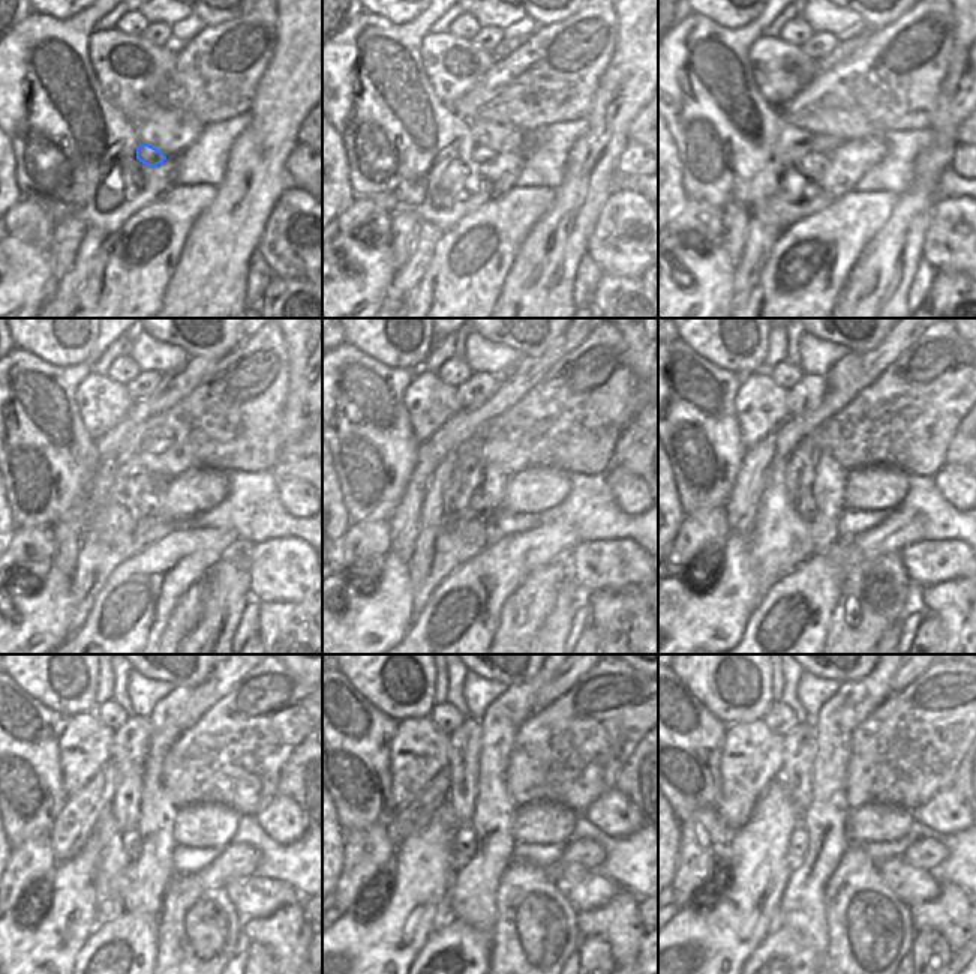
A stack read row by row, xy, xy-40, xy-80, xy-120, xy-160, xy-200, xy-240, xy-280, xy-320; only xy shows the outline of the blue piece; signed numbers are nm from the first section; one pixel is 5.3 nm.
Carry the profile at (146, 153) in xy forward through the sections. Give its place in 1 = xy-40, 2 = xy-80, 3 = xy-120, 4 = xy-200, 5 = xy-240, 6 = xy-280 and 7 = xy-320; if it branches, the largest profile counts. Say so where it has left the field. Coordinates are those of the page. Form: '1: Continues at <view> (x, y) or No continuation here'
1: Continues at xy-40 (480, 155)
2: Continues at xy-80 (816, 162)
3: Continues at xy-120 (147, 502)
4: Continues at xy-200 (804, 506)
5: Continues at xy-240 (131, 841)
6: Continues at xy-280 (464, 847)
7: Continues at xy-320 (798, 845).

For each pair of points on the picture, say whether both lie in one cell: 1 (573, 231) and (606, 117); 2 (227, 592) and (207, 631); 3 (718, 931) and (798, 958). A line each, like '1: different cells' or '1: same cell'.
1: same cell
2: same cell
3: different cells

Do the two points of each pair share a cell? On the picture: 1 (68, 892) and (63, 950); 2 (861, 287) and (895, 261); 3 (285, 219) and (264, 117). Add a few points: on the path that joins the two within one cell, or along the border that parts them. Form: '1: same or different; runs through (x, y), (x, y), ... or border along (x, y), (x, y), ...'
1: same; runs through (68, 907), (66, 935)
2: same; runs through (870, 287), (886, 270)
3: different; border along (290, 185), (275, 204), (264, 227)

